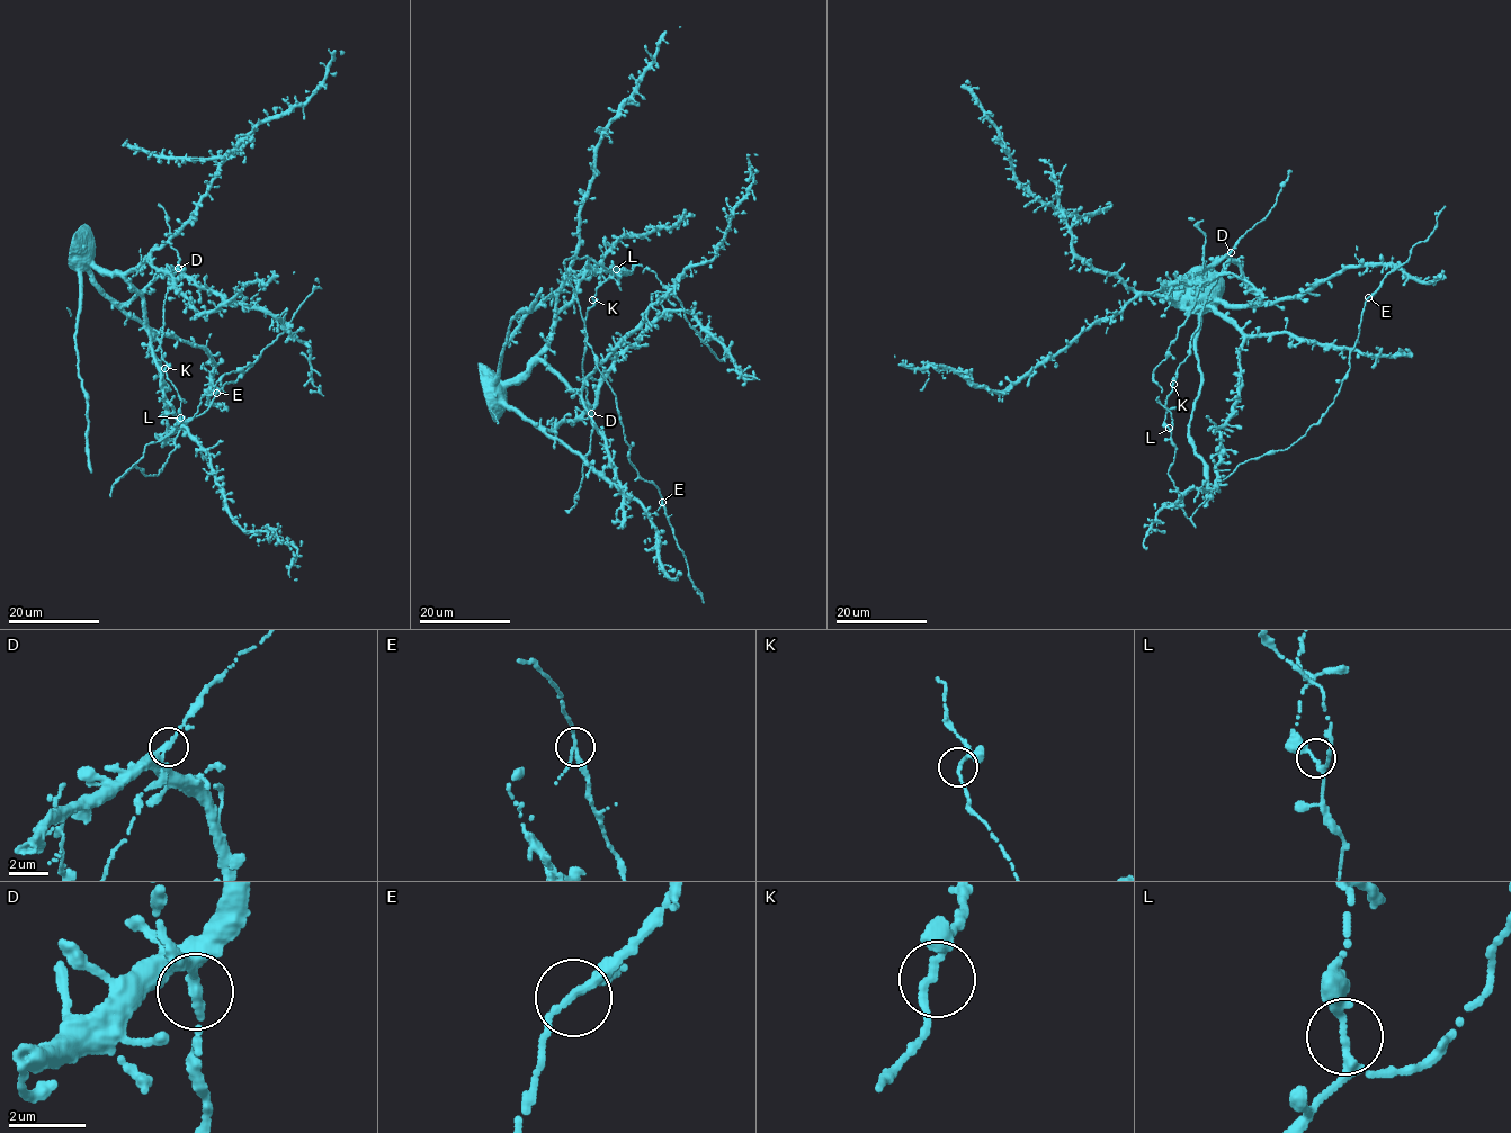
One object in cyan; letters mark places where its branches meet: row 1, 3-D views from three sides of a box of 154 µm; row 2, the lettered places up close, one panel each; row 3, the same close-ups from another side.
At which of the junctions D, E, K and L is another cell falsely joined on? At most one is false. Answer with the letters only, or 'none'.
none

